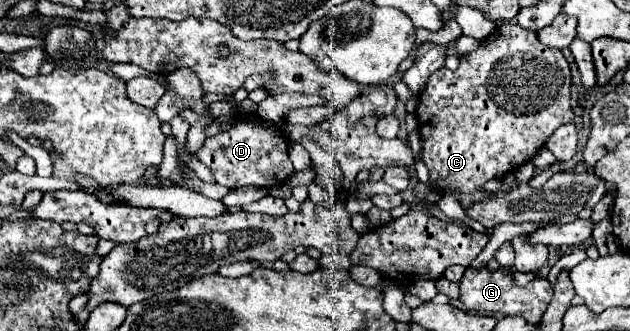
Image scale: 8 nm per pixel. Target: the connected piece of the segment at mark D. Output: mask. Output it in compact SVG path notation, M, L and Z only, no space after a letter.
M255 117L253 121L239 119L229 131L207 137L201 149L197 151L197 159L203 161L207 167L211 167L217 183L229 189L239 189L243 185L271 189L275 185L285 183L295 171L287 147L289 139L267 125L263 127L263 121L259 117Z

